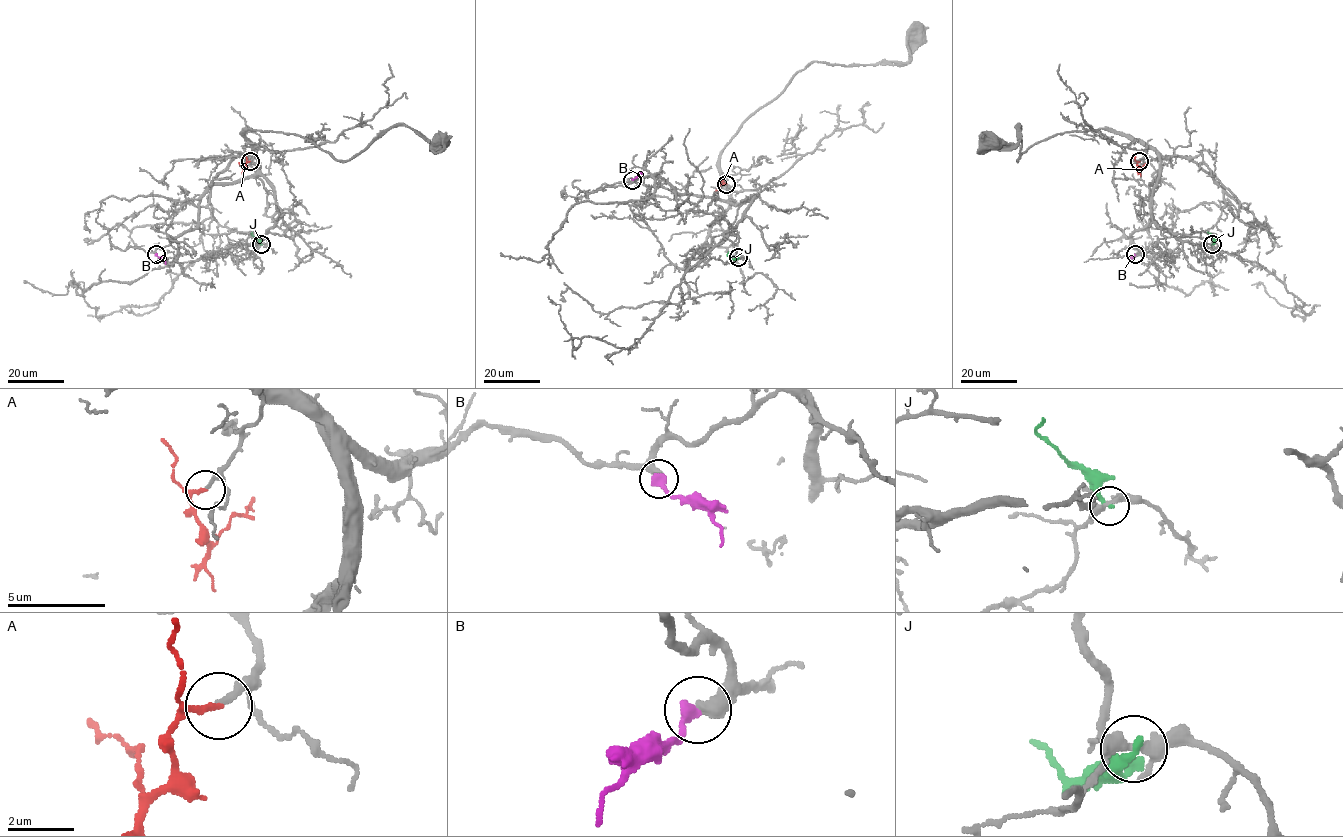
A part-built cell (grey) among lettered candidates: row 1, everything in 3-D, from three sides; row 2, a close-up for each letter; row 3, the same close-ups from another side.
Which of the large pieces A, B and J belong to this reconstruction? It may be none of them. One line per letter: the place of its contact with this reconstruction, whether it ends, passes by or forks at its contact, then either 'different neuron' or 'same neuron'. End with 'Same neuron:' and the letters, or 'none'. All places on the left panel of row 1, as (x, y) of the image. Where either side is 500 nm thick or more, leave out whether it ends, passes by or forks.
A: contact (250, 161); it ends; same neuron
B: contact (156, 254); it ends; different neuron
J: contact (261, 244); it ends; different neuron
Same neuron: A

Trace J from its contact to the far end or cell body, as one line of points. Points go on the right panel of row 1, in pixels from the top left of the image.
J: (1212, 245), (1215, 239), (1207, 232)

